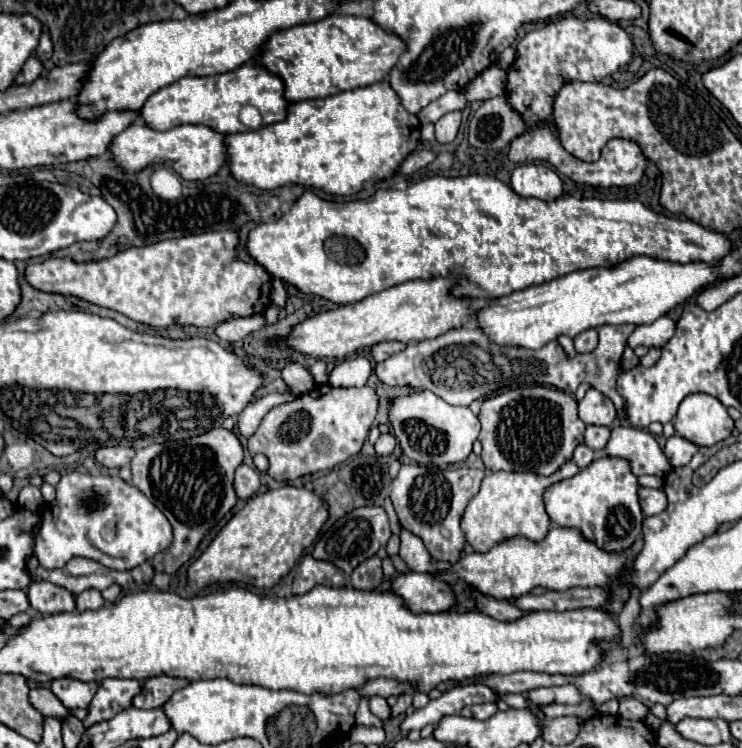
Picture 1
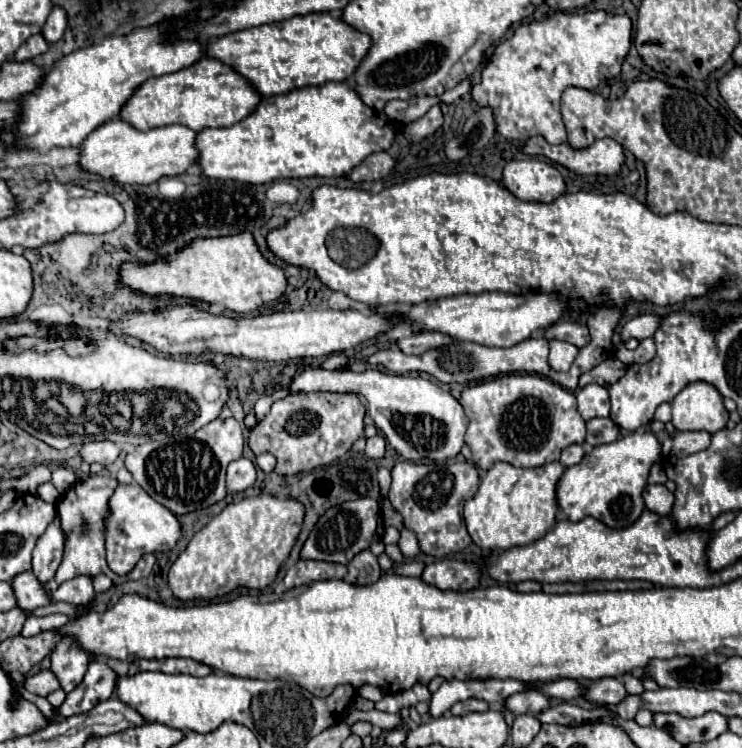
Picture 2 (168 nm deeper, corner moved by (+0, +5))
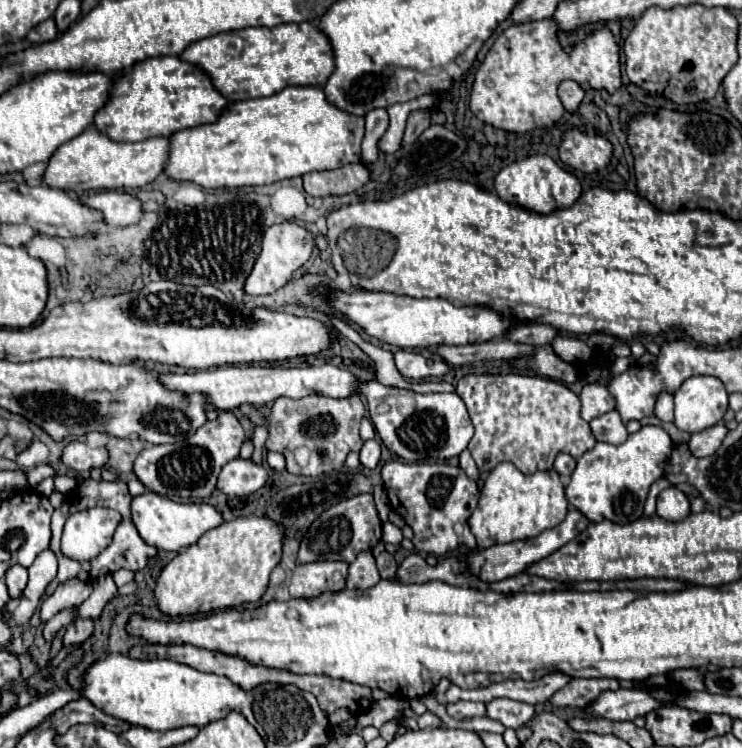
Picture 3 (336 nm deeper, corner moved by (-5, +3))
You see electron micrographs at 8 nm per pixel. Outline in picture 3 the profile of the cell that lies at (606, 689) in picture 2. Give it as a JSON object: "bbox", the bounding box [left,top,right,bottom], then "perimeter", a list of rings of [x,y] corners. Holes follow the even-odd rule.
{"bbox":[550,679,620,707],"perimeter":[[[572,679],[564,689],[554,693],[550,699],[556,707],[590,707],[600,693],[604,691],[616,691],[620,689],[620,683],[616,679]]]}

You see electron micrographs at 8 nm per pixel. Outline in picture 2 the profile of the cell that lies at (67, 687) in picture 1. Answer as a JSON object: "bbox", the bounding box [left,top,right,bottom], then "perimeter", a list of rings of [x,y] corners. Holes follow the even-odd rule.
{"bbox":[51,637,89,693],"perimeter":[[[63,637],[51,653],[51,671],[59,679],[61,689],[65,693],[73,691],[73,687],[81,683],[87,665],[89,665],[89,657],[71,637]]]}

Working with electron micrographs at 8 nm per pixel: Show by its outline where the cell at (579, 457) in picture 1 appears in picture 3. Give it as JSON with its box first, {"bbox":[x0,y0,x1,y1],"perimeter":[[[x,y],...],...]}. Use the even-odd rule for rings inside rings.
{"bbox":[554,453,576,485],"perimeter":[[[560,453],[556,457],[556,461],[554,461],[554,469],[560,473],[560,477],[562,477],[564,485],[566,485],[570,481],[572,471],[576,469],[576,459],[572,455],[568,455],[568,453]]]}

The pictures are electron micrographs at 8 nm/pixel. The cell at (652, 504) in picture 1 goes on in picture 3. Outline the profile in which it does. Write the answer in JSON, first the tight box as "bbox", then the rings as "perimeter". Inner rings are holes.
{"bbox":[656,487,690,521],"perimeter":[[[668,487],[658,495],[658,505],[656,505],[656,513],[662,519],[668,521],[680,521],[690,513],[690,503],[688,497],[676,489],[676,487]]]}

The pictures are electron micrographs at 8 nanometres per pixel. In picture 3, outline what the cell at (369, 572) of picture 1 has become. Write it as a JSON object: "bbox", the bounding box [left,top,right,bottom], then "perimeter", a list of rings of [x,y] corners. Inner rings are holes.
{"bbox":[346,551,380,589],"perimeter":[[[362,551],[354,563],[350,563],[346,585],[350,589],[370,589],[380,581],[380,573],[374,561],[374,555],[370,551]]]}

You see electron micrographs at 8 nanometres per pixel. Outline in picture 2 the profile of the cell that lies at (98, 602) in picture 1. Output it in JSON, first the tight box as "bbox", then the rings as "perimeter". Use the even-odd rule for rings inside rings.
{"bbox":[49,577,95,605],"perimeter":[[[75,577],[75,579],[61,583],[57,587],[57,591],[51,593],[49,599],[51,599],[51,603],[65,601],[65,603],[71,603],[71,605],[85,605],[93,597],[95,597],[95,591],[93,591],[91,577]]]}

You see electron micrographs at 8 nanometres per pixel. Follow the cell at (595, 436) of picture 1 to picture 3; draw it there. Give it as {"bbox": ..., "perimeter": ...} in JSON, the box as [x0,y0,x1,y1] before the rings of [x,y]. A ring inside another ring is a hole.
{"bbox":[590,411,628,443],"perimeter":[[[610,411],[604,413],[602,417],[596,417],[590,421],[592,433],[596,437],[596,441],[604,441],[604,443],[622,443],[628,437],[626,425],[622,423],[618,411]]]}

